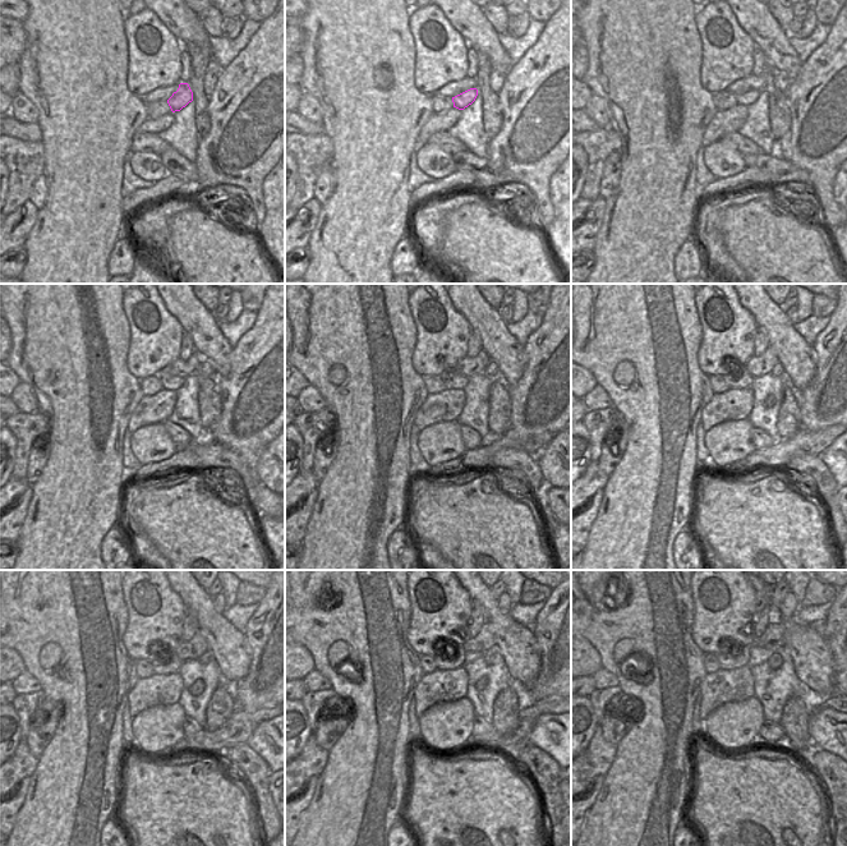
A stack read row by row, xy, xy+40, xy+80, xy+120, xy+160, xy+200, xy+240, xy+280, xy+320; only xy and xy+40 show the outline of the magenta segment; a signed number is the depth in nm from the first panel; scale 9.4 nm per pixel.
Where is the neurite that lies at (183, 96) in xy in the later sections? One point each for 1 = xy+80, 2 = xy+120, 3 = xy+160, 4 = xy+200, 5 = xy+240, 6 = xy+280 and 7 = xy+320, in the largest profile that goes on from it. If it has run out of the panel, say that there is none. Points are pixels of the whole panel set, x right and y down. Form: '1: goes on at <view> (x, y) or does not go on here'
1: goes on at xy+80 (746, 99)
2: goes on at xy+120 (174, 384)
3: goes on at xy+160 (452, 380)
4: goes on at xy+200 (739, 378)
5: goes on at xy+240 (167, 665)
6: goes on at xy+280 (445, 660)
7: goes on at xy+320 (737, 657)

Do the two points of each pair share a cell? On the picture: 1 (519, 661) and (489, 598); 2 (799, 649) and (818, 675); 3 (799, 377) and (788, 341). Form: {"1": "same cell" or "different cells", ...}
{"1": "same cell", "2": "same cell", "3": "same cell"}

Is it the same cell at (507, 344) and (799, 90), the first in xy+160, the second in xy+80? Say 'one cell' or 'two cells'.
two cells

